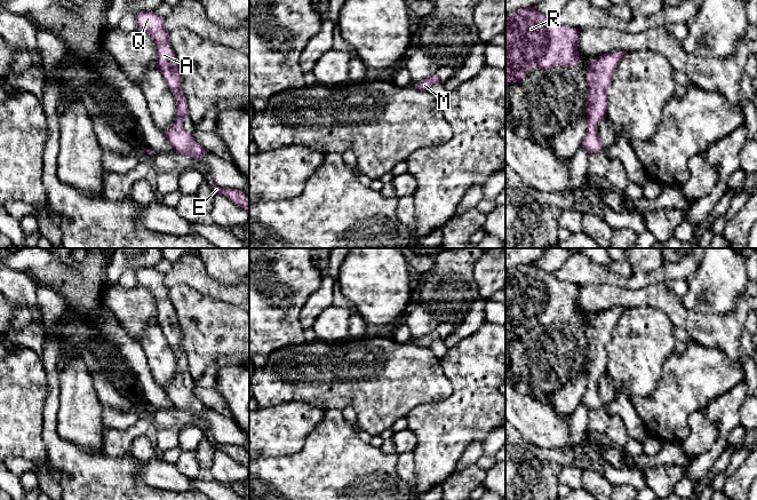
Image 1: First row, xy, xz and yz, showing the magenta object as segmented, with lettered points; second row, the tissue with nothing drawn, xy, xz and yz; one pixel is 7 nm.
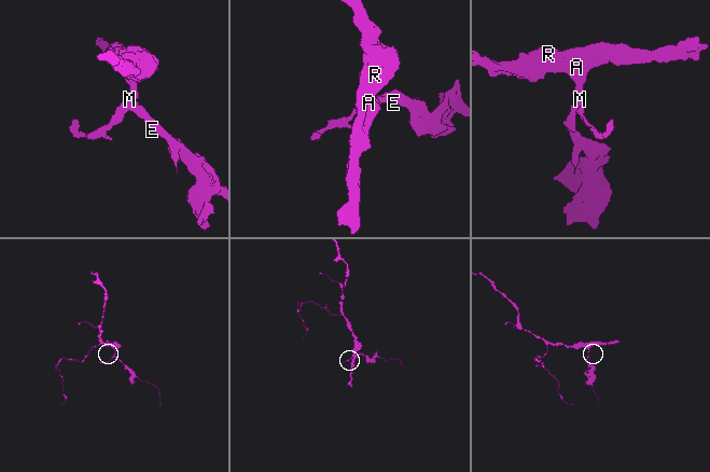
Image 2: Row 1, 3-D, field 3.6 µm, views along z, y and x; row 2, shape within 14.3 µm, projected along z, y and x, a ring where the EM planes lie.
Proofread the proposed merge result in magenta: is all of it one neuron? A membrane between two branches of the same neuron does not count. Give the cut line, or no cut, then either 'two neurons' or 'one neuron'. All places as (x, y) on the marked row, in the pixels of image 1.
no cut | one neuron

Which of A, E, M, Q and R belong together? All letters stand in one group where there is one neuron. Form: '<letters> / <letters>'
A E M Q R

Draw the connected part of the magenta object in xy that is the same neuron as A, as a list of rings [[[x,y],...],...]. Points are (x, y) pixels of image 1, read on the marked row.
[[[142,11],[136,15],[136,22],[138,29],[154,40],[157,68],[162,73],[176,102],[175,122],[164,134],[176,152],[200,159],[207,151],[182,125],[183,119],[189,117],[189,108],[181,89],[182,74],[175,50],[169,43],[169,32],[165,29],[165,17],[156,11]]]

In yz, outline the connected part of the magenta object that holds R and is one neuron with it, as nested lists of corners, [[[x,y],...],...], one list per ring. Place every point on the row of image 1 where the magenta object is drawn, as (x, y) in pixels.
[[[520,8],[505,16],[505,84],[523,82],[532,68],[574,66],[580,62],[577,38],[580,30],[559,24],[555,17],[535,8]]]

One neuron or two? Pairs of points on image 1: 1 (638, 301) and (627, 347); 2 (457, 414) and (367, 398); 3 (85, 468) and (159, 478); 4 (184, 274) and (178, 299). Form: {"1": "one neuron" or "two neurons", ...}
{"1": "two neurons", "2": "two neurons", "3": "two neurons", "4": "two neurons"}

